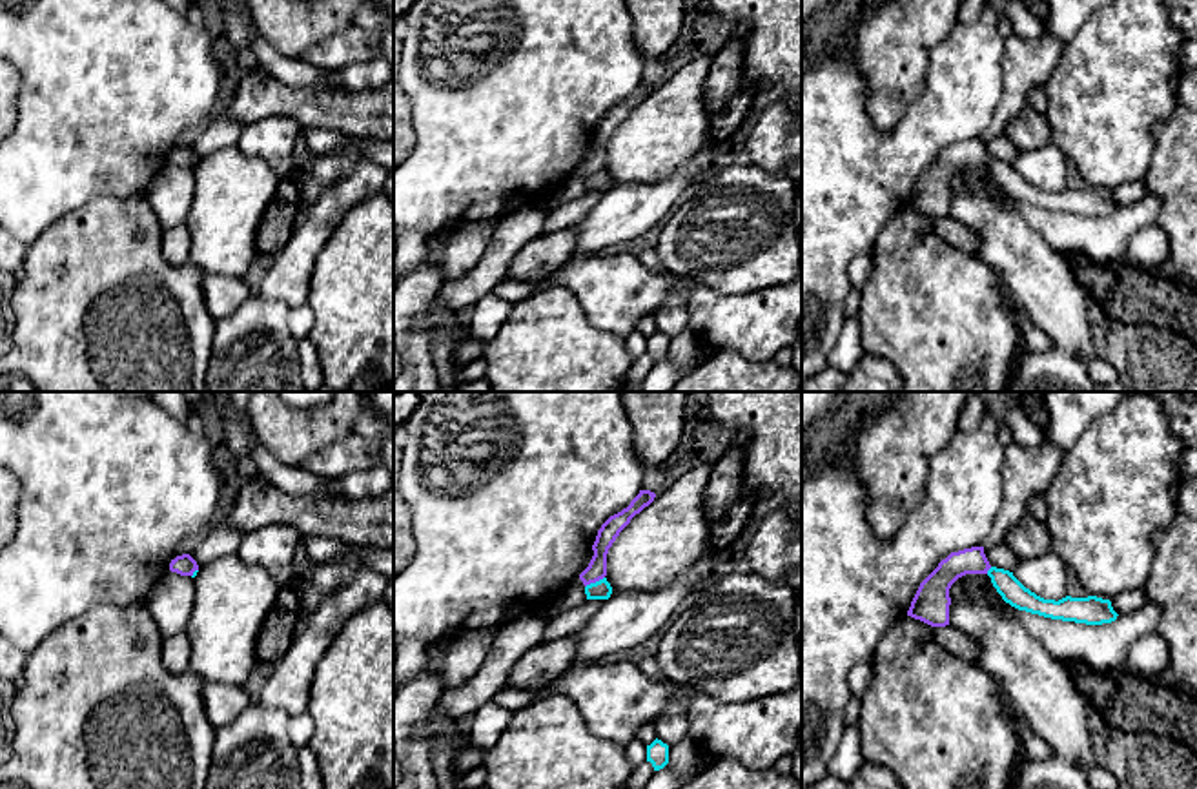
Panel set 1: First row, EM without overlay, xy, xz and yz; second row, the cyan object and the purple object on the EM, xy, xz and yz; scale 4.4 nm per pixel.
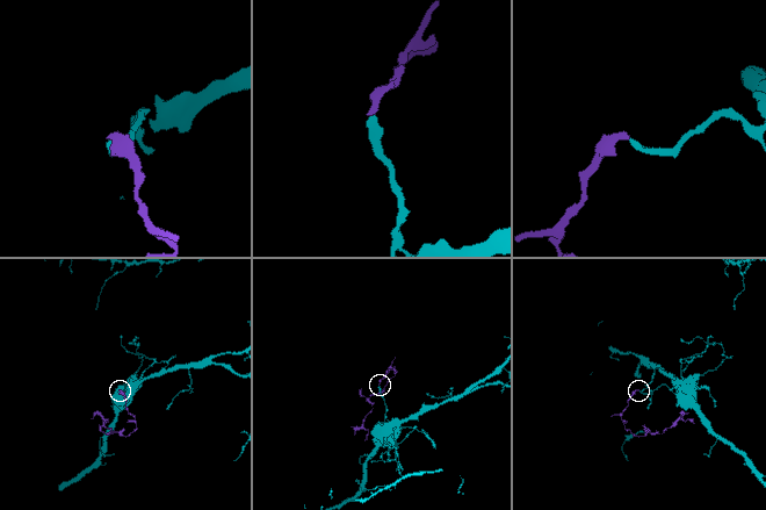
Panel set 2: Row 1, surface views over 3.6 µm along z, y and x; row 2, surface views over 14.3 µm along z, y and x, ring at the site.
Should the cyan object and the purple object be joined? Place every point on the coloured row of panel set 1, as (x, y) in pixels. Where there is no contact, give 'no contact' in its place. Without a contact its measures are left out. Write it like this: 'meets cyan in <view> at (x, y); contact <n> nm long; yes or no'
meets cyan in xz at (596, 582); contact 100 nm long; no

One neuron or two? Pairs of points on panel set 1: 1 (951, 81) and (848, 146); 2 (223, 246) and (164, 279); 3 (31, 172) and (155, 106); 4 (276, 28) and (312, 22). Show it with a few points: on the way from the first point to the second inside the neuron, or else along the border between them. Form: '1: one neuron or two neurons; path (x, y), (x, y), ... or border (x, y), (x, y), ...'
1: one neuron; path (933, 108), (895, 146), (875, 146)
2: two neurons; border (188, 261), (206, 274)
3: one neuron; path (62, 152), (108, 106), (124, 106)
4: one neuron; path (285, 26), (303, 22)

